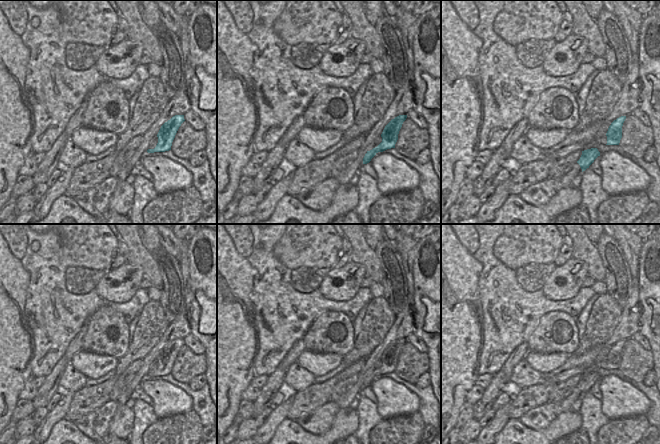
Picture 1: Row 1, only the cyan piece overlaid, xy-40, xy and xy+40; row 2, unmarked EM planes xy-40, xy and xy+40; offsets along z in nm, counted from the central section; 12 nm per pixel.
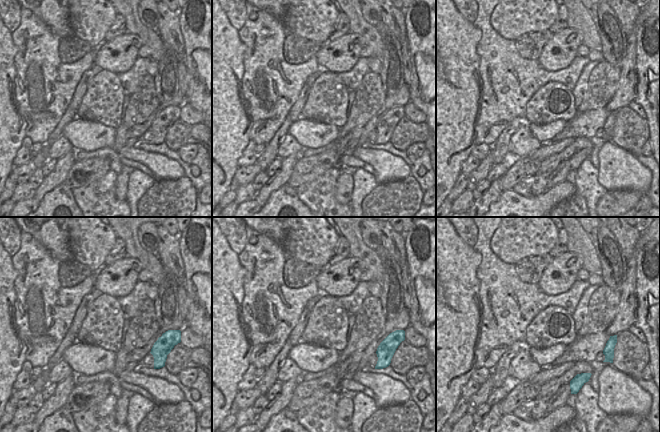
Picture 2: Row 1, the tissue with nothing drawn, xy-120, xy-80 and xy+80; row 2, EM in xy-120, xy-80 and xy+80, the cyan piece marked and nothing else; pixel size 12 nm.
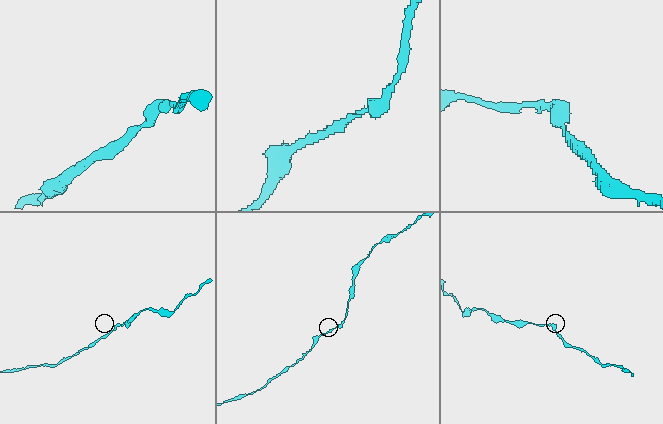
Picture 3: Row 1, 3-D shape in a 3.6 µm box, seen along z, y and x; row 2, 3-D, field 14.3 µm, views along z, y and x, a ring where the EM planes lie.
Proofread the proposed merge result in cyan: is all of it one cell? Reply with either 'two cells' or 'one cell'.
one cell

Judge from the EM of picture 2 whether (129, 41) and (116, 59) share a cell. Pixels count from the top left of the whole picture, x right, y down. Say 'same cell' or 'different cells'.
same cell

